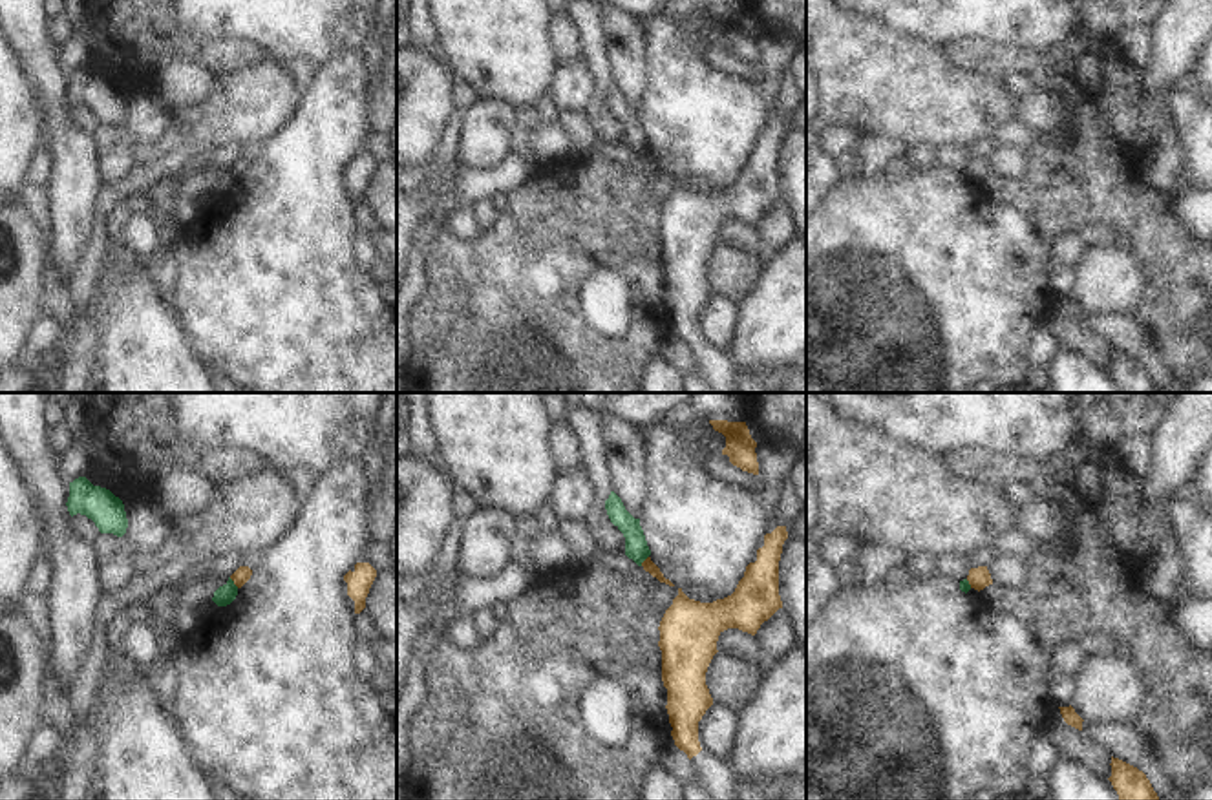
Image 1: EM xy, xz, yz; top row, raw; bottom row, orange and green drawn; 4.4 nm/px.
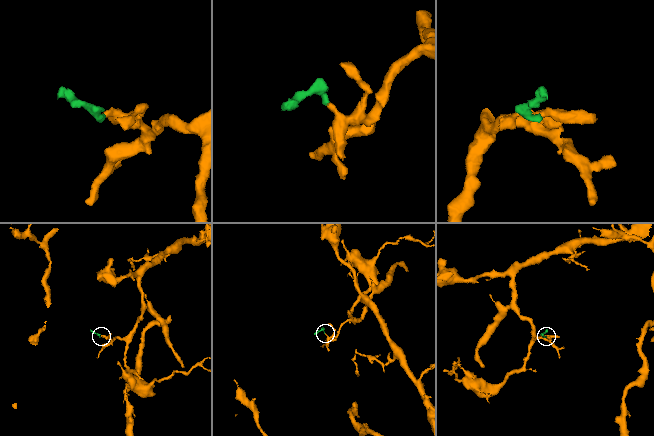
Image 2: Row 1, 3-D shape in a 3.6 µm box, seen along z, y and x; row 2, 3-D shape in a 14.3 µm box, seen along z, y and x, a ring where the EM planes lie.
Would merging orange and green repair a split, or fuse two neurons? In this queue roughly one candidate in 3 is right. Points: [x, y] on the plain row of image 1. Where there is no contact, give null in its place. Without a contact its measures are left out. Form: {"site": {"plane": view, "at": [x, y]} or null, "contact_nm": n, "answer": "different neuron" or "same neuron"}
{"site": {"plane": "xy", "at": [234, 174]}, "contact_nm": 60, "answer": "different neuron"}

